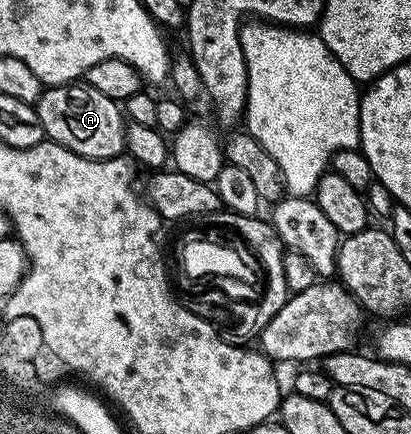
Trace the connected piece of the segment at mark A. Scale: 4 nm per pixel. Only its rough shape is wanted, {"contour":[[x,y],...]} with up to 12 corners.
{"contour":[[86,81],[34,103],[50,141],[86,158],[127,149],[120,103]]}

